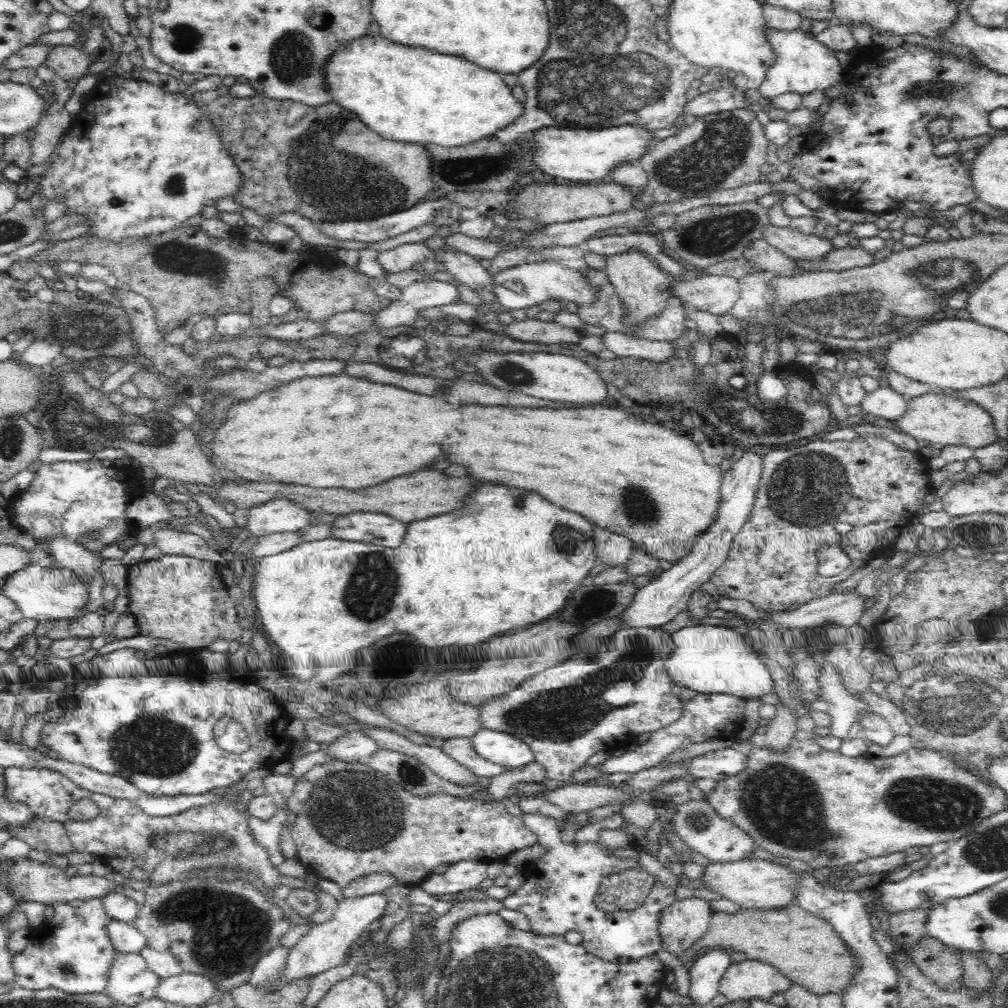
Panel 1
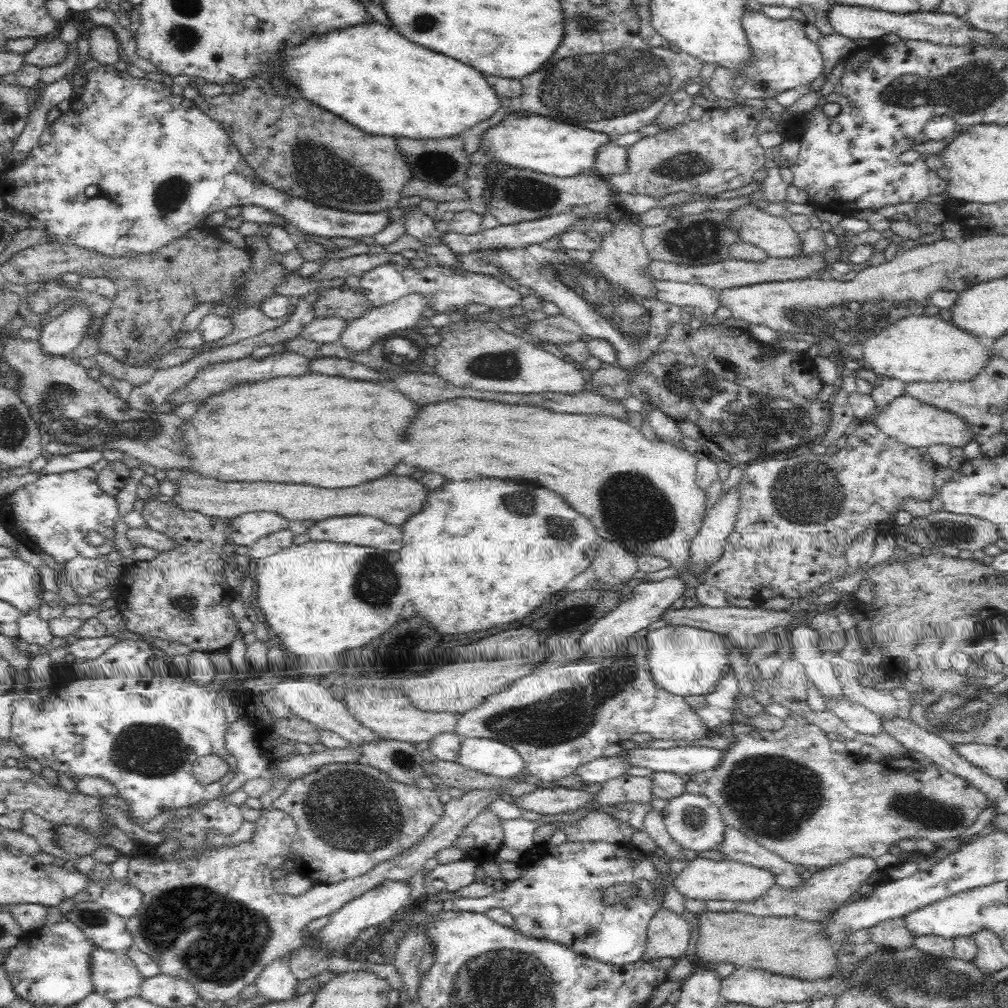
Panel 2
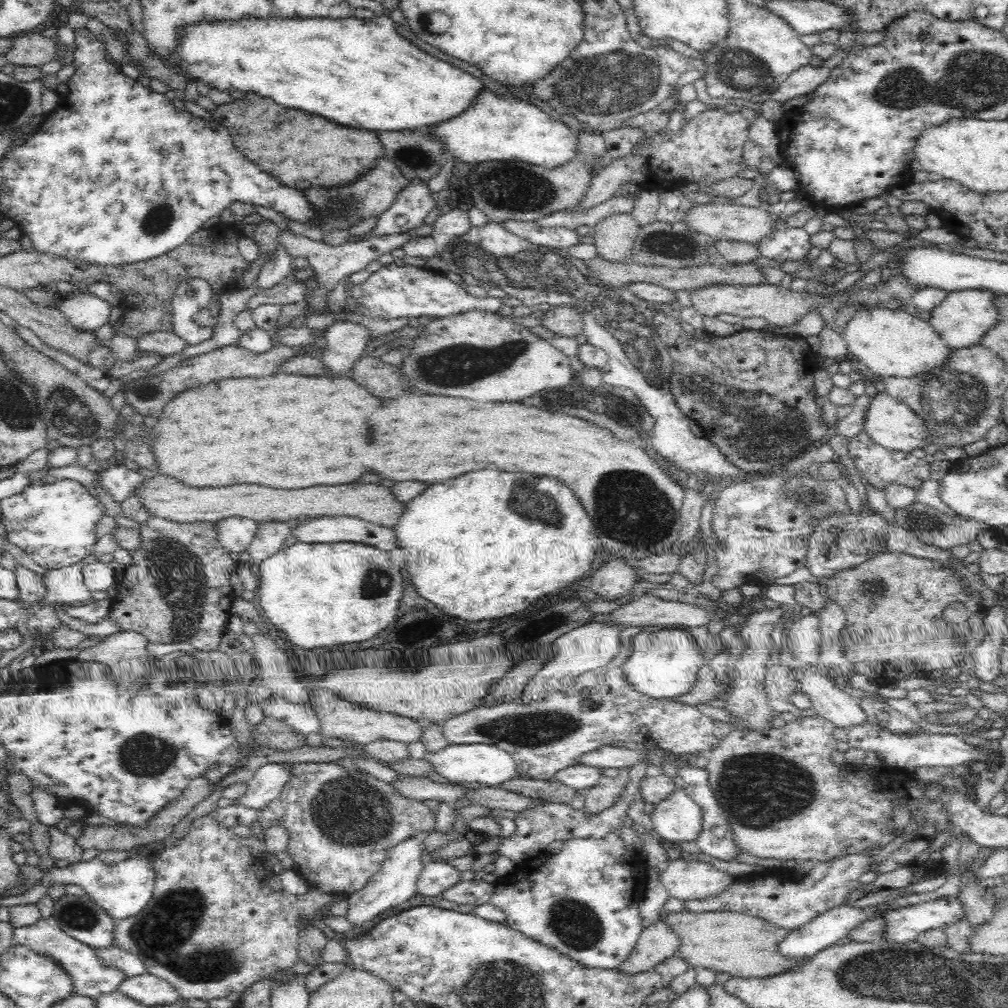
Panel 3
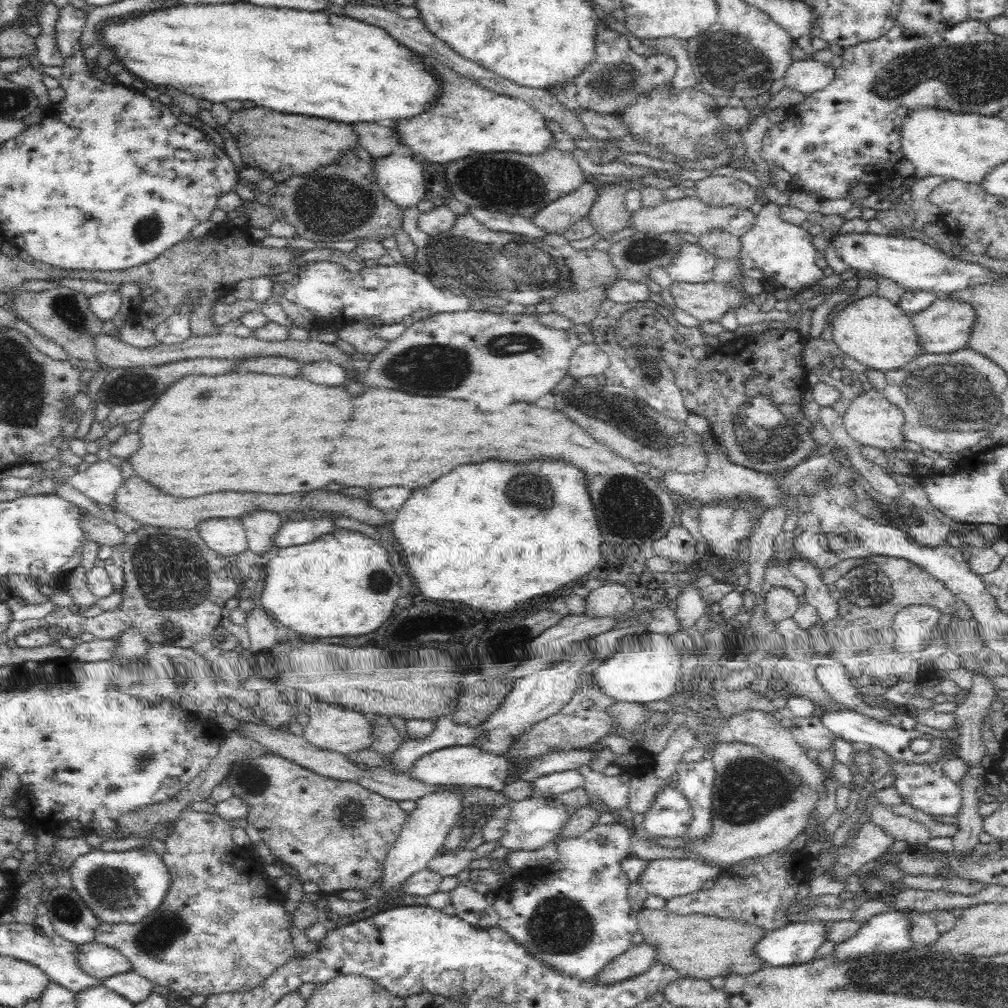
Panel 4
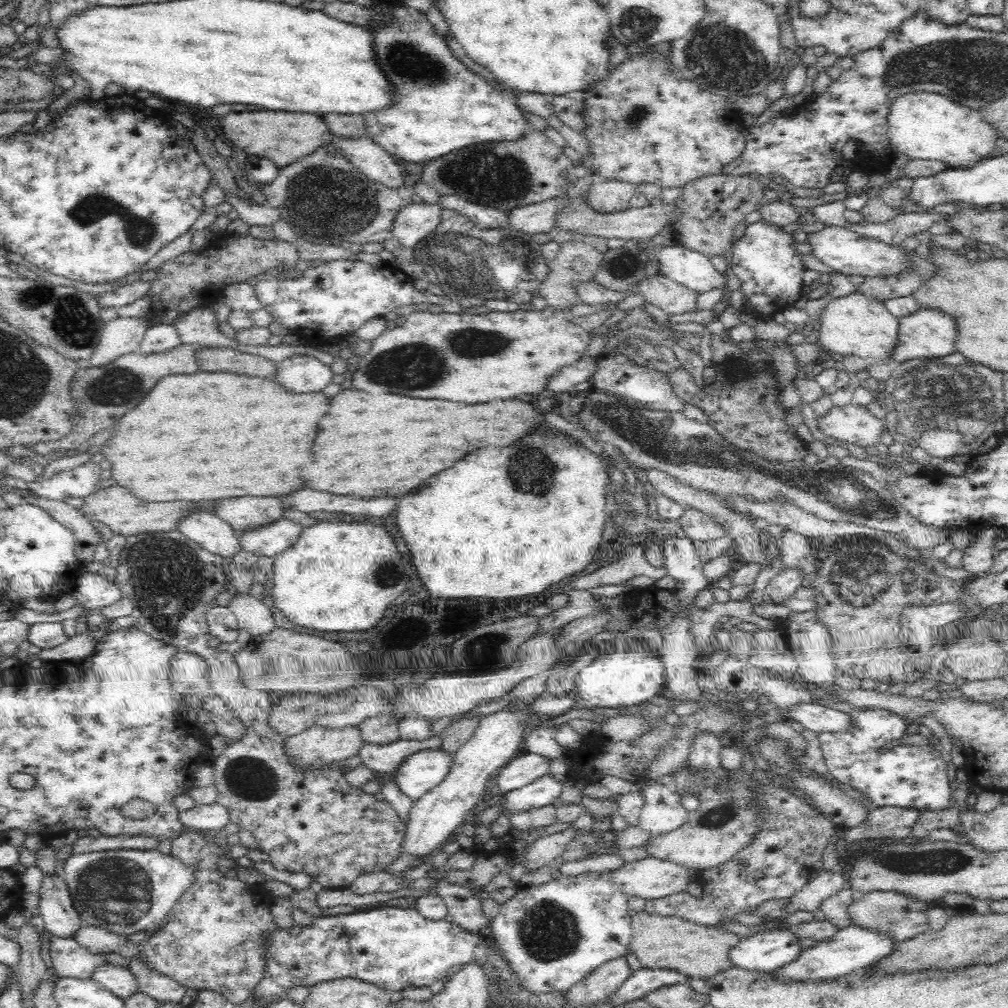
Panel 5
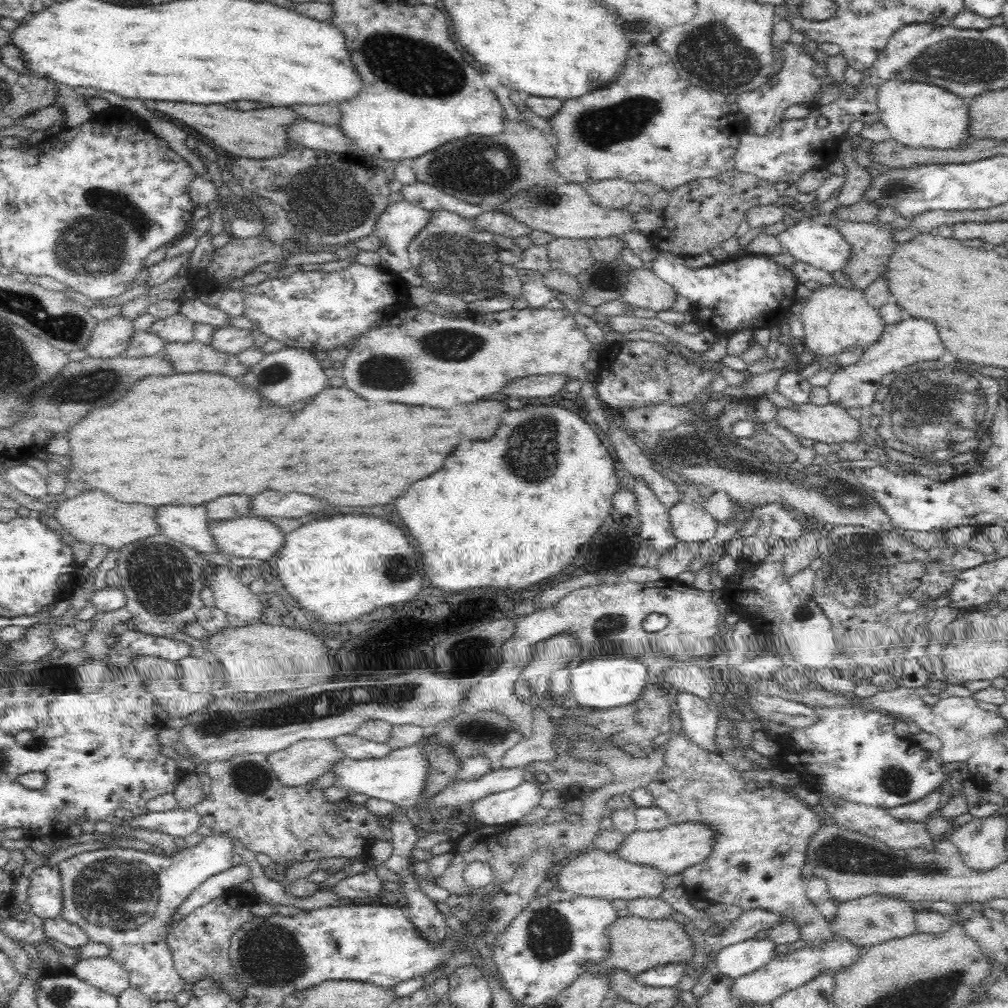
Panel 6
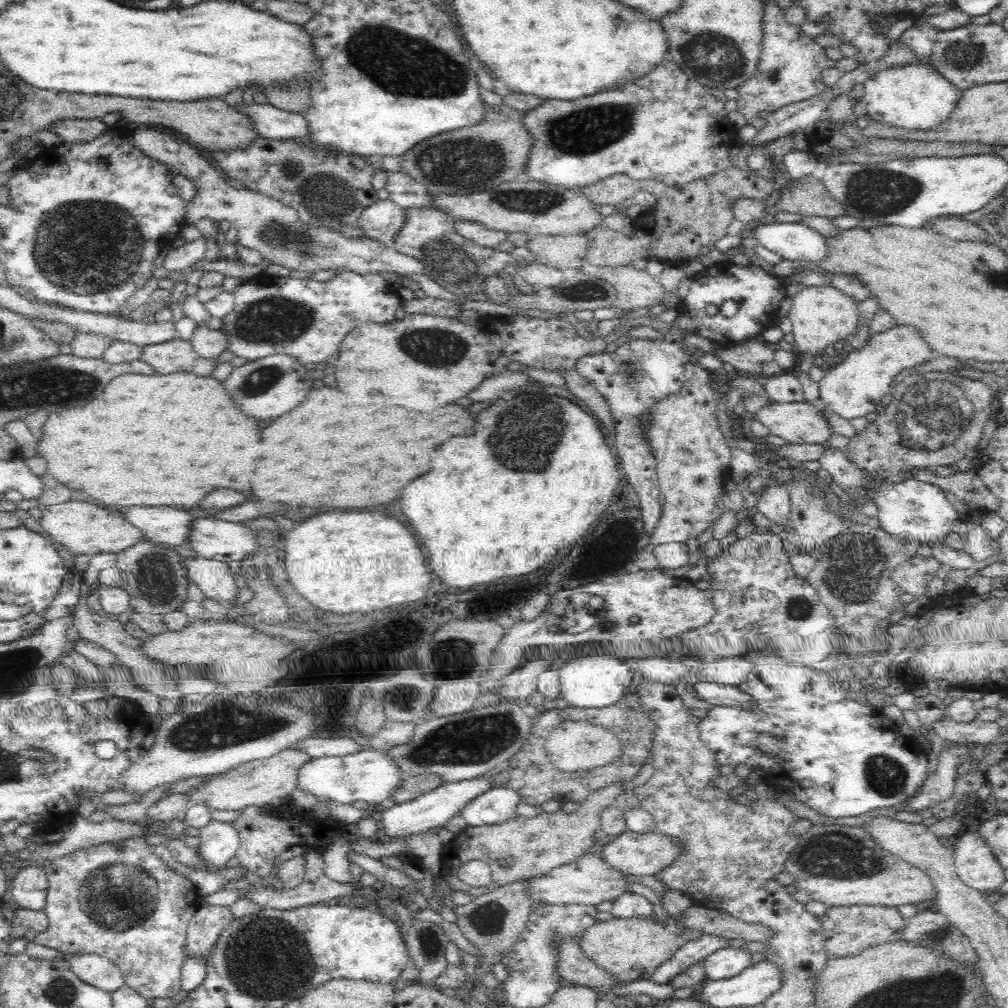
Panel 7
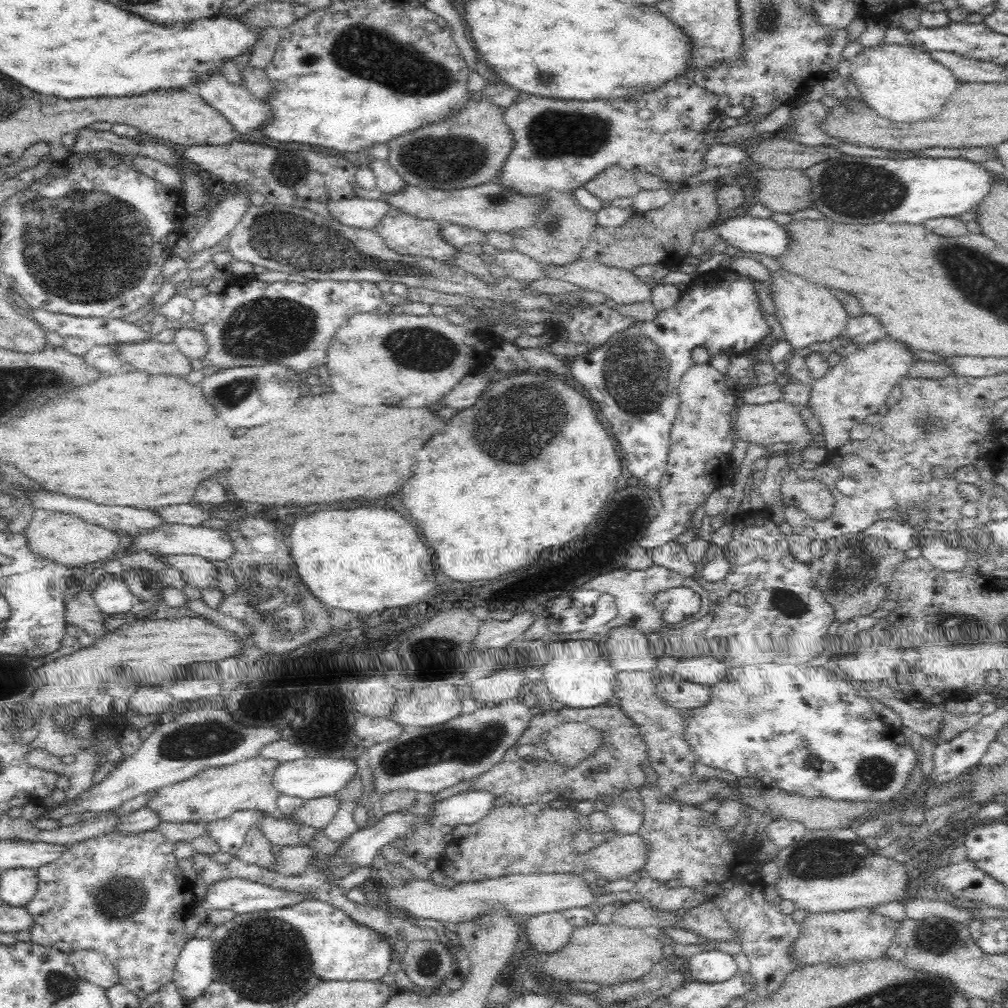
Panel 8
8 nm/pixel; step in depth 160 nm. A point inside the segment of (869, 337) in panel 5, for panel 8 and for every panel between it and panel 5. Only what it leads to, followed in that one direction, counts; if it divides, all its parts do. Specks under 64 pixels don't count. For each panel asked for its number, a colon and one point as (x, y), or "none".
6: (834, 317)
7: (821, 315)
8: (808, 314)

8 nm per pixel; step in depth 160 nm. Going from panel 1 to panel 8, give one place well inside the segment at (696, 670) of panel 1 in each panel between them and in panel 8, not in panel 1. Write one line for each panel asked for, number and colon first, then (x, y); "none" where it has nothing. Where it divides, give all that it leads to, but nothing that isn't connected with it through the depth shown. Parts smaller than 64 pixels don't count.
2: (685, 661)
3: (665, 666)
4: (642, 676)
5: (613, 680)
6: (597, 683)
7: (589, 681)
8: (573, 677)

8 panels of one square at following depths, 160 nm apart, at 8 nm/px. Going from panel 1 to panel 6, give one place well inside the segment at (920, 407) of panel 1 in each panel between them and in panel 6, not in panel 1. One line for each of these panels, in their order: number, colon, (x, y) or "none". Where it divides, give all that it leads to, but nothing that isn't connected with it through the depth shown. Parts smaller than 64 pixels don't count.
2: (909, 422)
3: (889, 423)
4: (871, 420)
5: (862, 426)
6: (828, 424)

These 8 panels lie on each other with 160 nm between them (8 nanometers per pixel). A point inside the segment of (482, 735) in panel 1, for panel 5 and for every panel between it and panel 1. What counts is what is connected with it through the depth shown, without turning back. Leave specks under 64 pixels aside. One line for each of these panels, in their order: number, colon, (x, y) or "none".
2: (491, 757)
3: (487, 764)
4: (465, 765)
5: (422, 770)

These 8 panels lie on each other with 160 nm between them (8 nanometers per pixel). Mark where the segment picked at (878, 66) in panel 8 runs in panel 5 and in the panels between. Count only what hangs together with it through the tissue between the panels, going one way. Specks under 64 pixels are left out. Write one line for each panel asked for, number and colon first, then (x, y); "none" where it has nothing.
5: (923, 125)
6: (917, 114)
7: (912, 96)

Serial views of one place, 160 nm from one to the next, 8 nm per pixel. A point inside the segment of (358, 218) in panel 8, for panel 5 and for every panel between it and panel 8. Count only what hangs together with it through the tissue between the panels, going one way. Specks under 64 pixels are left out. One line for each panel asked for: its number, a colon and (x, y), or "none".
5: (413, 221)
6: (400, 221)
7: (382, 219)

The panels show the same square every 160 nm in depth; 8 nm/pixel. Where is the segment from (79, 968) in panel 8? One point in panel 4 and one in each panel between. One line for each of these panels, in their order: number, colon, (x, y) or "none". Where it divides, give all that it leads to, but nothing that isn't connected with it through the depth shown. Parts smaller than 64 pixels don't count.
4: (135, 988)
5: (116, 979)
6: (101, 972)
7: (96, 970)

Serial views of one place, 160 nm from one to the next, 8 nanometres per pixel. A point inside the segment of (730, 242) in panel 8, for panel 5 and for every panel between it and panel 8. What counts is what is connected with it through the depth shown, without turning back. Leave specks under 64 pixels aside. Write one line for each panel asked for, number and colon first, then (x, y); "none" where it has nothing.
5: (842, 250)
6: (810, 241)
7: (791, 241)

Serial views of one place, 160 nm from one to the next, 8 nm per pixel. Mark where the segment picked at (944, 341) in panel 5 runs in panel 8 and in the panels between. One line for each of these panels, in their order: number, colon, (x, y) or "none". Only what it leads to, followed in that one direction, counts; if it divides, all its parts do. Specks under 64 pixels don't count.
6: (908, 342)
7: (853, 388)
8: (856, 388)

